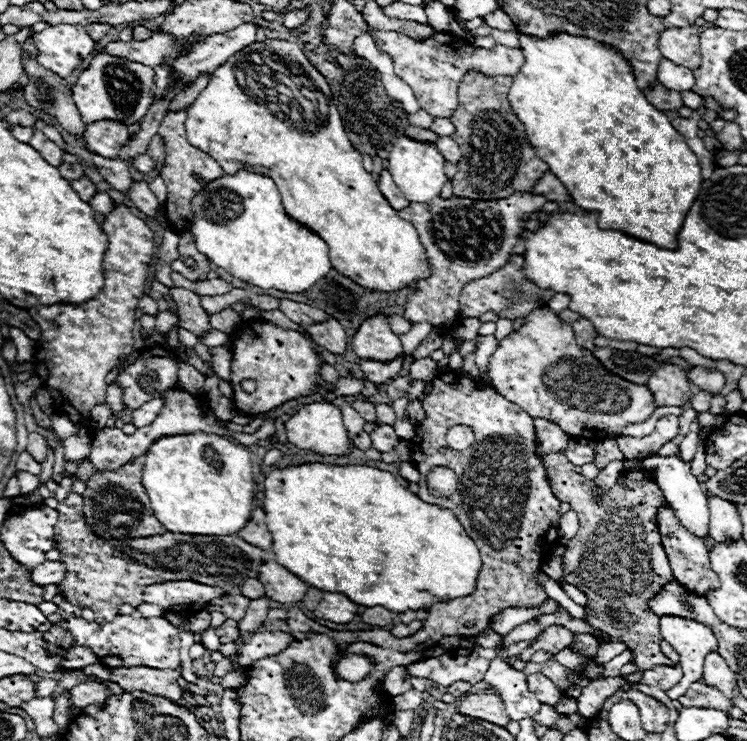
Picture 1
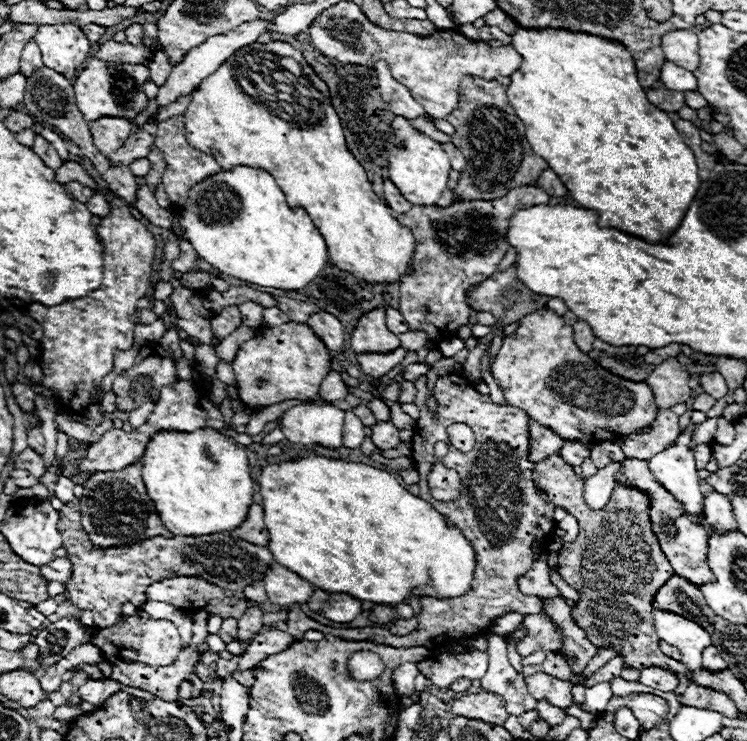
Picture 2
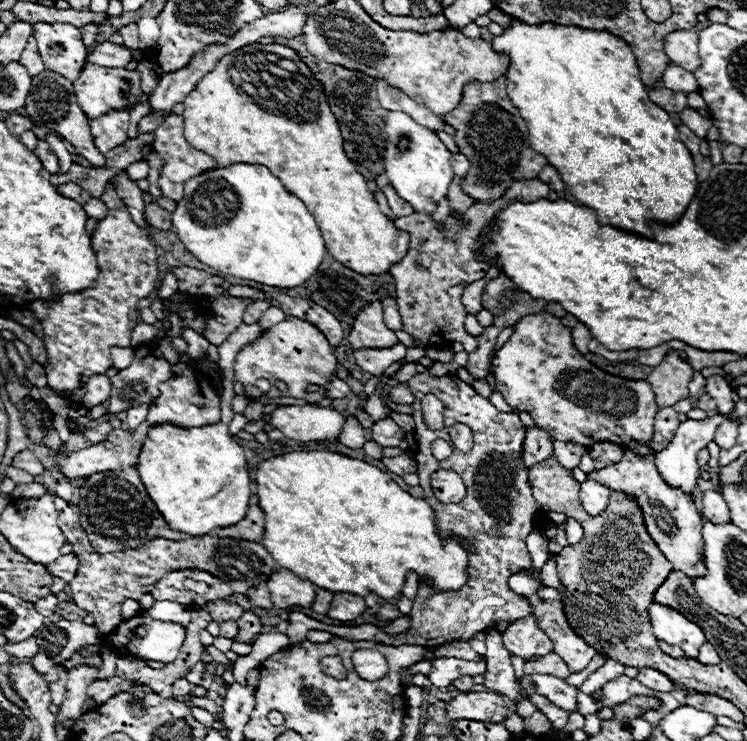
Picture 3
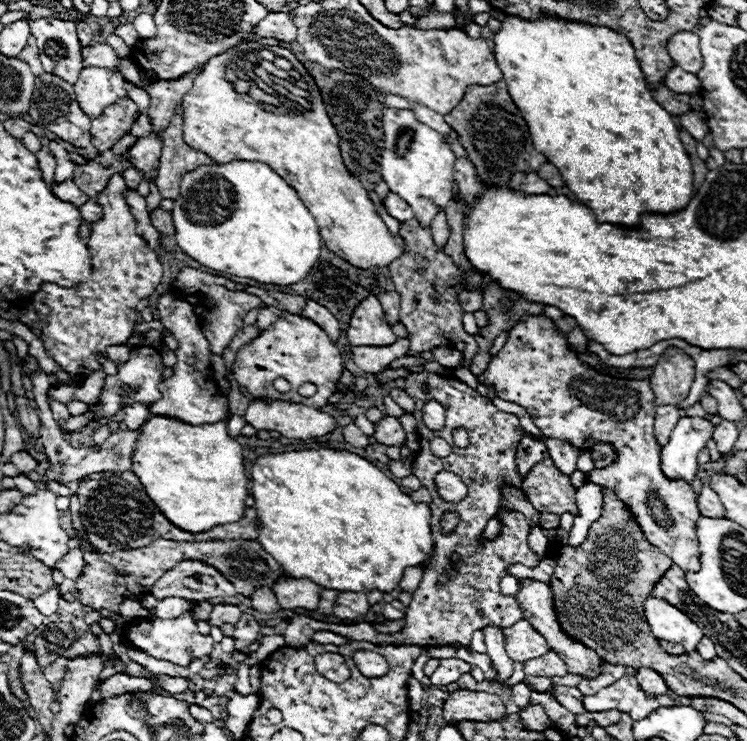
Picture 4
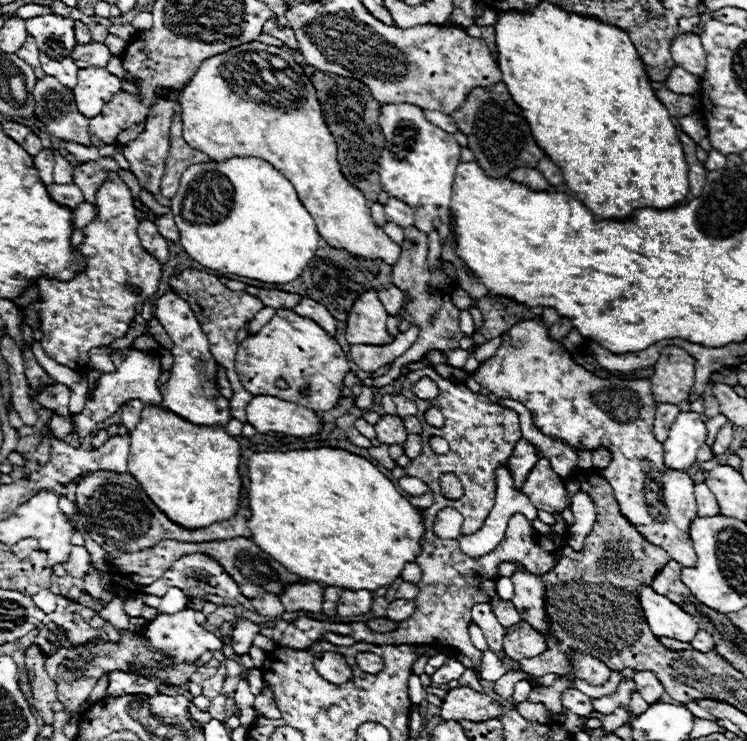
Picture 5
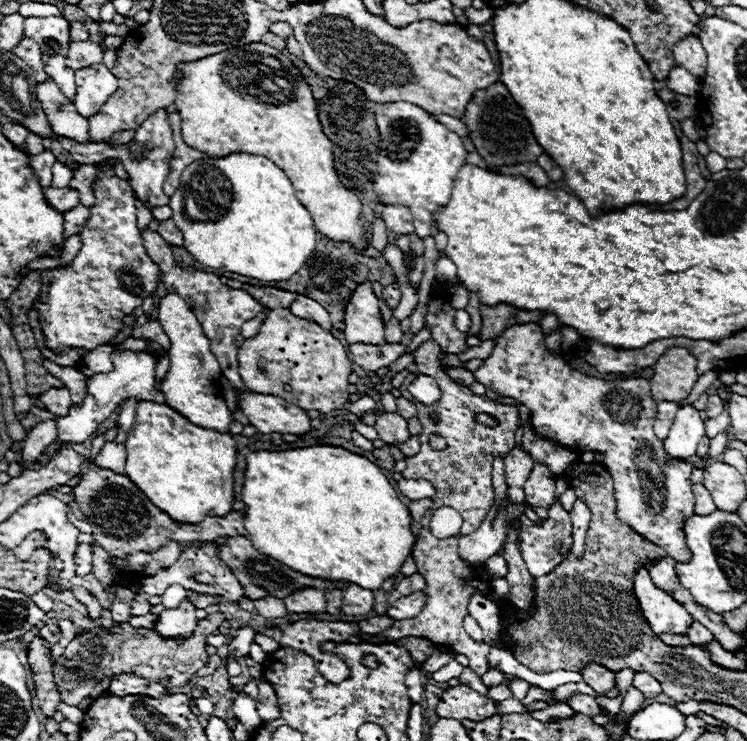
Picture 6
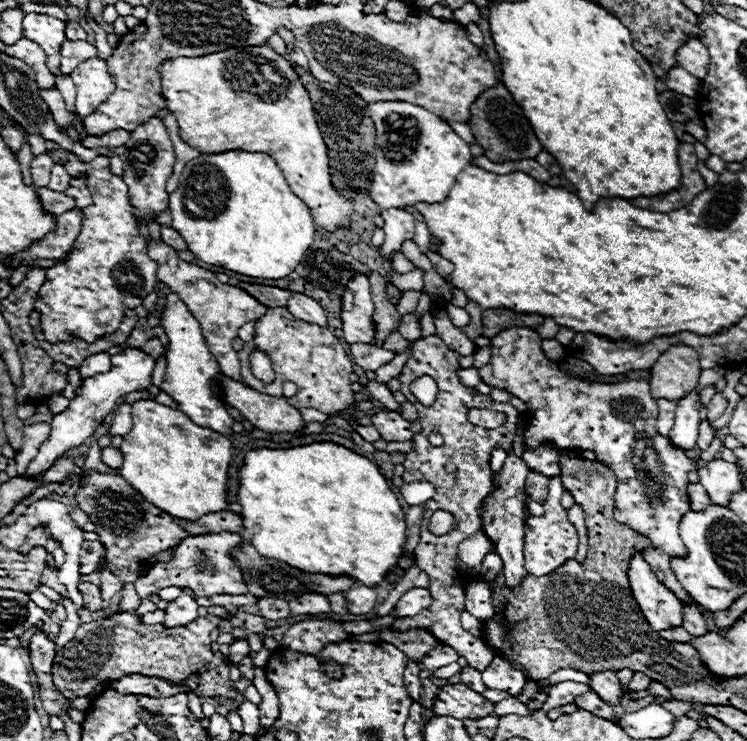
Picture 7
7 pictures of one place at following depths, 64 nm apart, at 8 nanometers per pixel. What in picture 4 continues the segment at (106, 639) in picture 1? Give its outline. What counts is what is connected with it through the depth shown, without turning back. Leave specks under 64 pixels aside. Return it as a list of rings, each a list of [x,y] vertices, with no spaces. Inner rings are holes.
[[[186,612],[186,614],[178,616],[178,618],[170,618],[170,620],[162,620],[162,618],[138,618],[124,632],[124,638],[128,642],[132,642],[136,648],[140,648],[142,652],[146,652],[148,656],[158,658],[158,660],[168,660],[168,662],[178,664],[178,666],[188,666],[196,658],[202,658],[204,654],[210,654],[214,650],[214,644],[216,644],[212,640],[212,636],[210,636],[210,646],[208,646],[208,636],[198,632],[196,622],[194,622],[190,612]]]

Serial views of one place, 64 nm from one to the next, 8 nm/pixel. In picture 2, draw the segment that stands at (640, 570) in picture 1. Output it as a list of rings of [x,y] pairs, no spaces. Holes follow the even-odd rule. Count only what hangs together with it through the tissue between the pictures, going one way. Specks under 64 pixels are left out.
[[[558,454],[548,456],[546,460],[538,462],[534,468],[534,482],[536,488],[542,490],[544,494],[548,494],[548,502],[556,504],[560,508],[564,508],[568,514],[572,514],[578,524],[580,524],[580,536],[578,540],[574,540],[572,544],[564,544],[564,548],[560,550],[560,576],[574,588],[580,592],[580,600],[576,602],[576,606],[572,608],[572,618],[574,622],[586,630],[588,640],[598,640],[598,648],[610,648],[610,646],[620,646],[620,656],[624,660],[624,664],[632,666],[632,668],[650,668],[650,666],[658,666],[658,668],[666,668],[668,672],[674,672],[678,676],[678,680],[686,678],[686,666],[678,660],[668,658],[666,654],[660,652],[658,648],[658,636],[654,630],[654,620],[652,620],[652,600],[658,592],[658,588],[674,574],[670,562],[666,560],[664,552],[660,550],[660,544],[656,540],[656,536],[652,534],[650,528],[650,518],[648,518],[648,496],[636,488],[618,484],[612,492],[610,502],[602,508],[602,510],[590,510],[582,498],[582,490],[584,490],[584,480],[578,478],[572,470],[572,466],[568,466]],[[592,588],[602,588],[602,594],[610,594],[610,600],[602,598],[600,592],[592,590]]]

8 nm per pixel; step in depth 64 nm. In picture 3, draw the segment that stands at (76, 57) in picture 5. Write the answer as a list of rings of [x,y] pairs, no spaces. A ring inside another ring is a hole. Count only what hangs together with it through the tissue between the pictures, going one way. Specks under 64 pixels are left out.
[[[102,42],[90,48],[86,62],[100,64],[106,68],[122,68],[130,62],[132,52],[126,46],[116,46],[112,42]]]

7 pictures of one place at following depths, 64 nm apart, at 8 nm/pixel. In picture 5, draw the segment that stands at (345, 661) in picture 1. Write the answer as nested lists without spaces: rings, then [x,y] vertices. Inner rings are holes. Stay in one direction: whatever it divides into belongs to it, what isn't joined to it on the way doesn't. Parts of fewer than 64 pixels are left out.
[[[360,652],[360,654],[356,656],[356,662],[358,662],[358,666],[360,666],[364,672],[368,672],[368,674],[376,674],[376,672],[380,672],[380,670],[384,668],[382,658],[376,656],[376,654],[372,654],[372,652]]]

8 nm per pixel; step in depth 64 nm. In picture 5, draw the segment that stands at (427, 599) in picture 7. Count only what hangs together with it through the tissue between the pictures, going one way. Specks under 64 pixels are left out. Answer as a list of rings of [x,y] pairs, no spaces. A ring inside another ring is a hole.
[[[394,600],[386,610],[386,618],[400,622],[410,618],[414,612],[416,612],[416,600]]]

